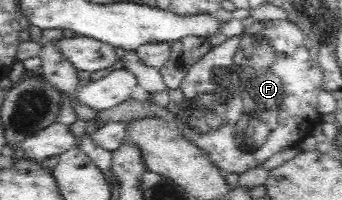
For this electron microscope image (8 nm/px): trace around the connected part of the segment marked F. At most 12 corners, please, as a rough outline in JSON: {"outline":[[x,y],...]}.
{"outline":[[287,17],[212,46],[186,140],[242,176],[322,122],[324,69]]}

